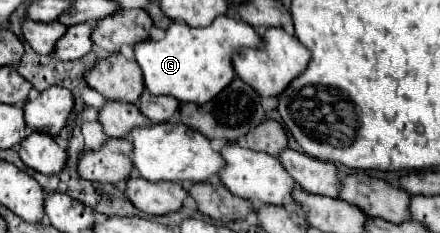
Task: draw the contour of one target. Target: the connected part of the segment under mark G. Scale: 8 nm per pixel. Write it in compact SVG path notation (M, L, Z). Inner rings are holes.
M218 16L210 26L190 28L186 24L172 22L166 28L162 40L144 40L134 44L134 58L142 70L144 86L152 94L174 96L178 102L204 104L224 90L234 78L232 56L242 46L260 46L260 34L234 16Z

